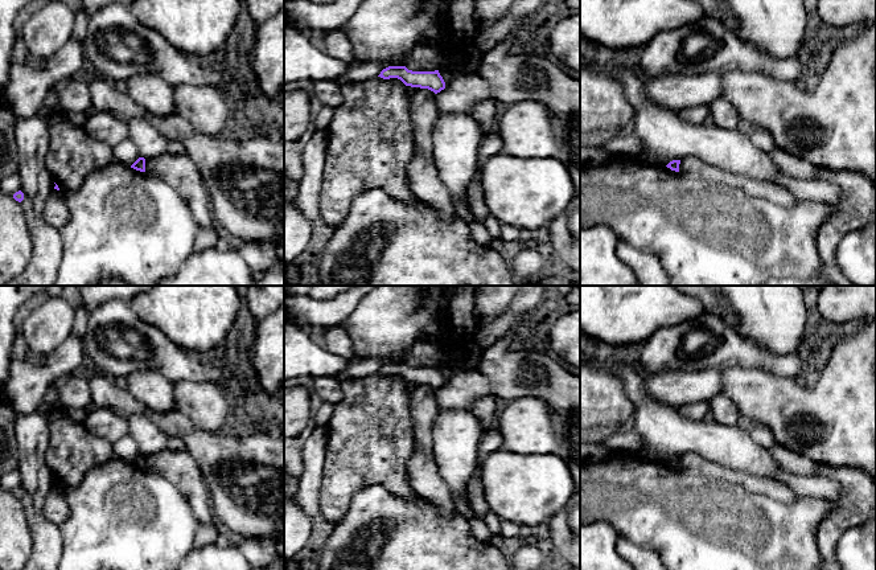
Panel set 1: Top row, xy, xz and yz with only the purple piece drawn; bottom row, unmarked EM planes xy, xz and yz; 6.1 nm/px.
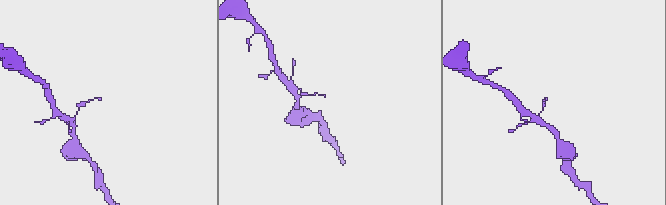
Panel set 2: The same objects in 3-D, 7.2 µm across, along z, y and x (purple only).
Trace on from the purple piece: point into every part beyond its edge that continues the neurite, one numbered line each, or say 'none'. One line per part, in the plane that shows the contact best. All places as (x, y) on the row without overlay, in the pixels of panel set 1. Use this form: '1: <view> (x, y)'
none

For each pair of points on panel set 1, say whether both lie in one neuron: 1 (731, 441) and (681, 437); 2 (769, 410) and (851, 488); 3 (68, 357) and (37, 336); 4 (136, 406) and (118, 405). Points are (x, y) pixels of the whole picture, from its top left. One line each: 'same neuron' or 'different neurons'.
1: same neuron
2: different neurons
3: different neurons
4: same neuron

